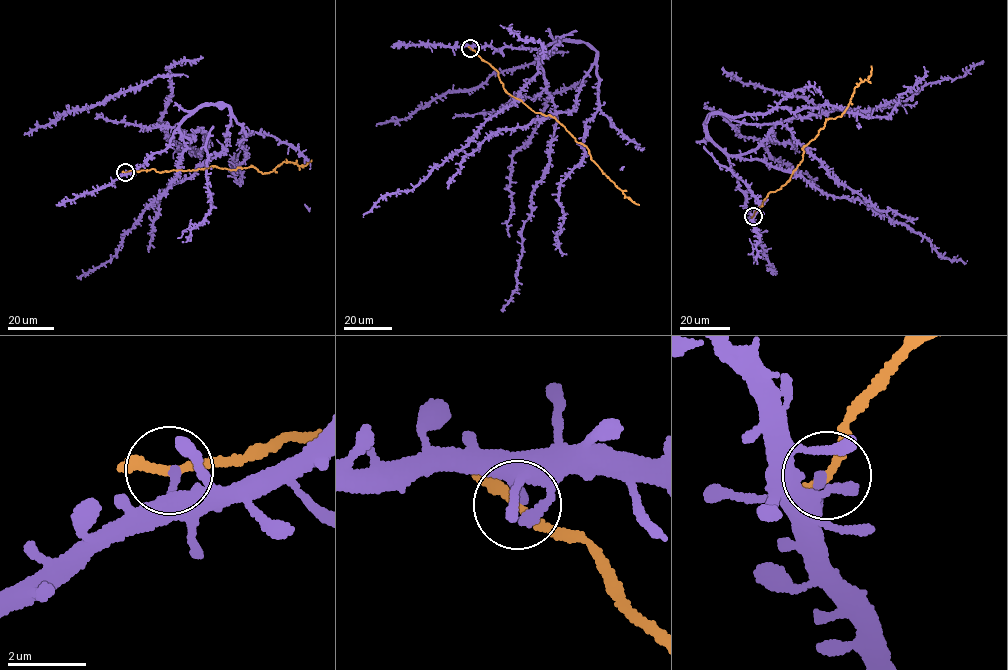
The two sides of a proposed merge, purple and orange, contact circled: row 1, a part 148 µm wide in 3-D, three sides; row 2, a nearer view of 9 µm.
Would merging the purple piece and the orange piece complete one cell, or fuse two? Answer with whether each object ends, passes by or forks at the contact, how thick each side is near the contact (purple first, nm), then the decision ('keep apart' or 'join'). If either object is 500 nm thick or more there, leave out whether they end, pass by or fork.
purple ends there; orange passes by; 200 nm thick on the purple side, 200 nm on the other; keep apart

